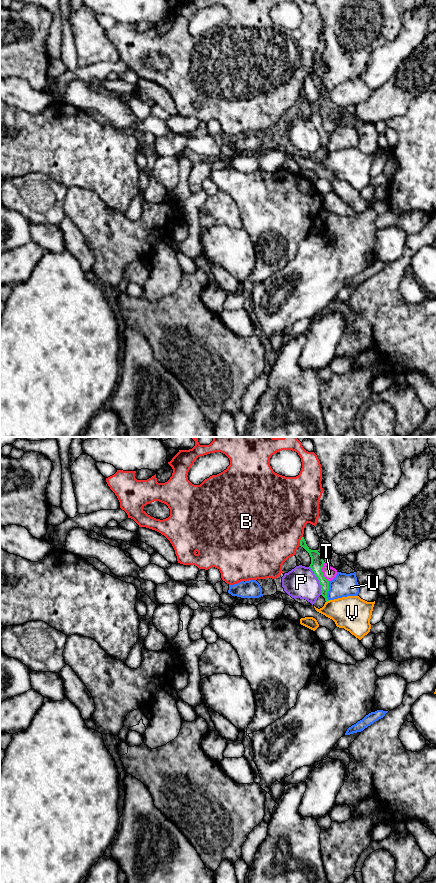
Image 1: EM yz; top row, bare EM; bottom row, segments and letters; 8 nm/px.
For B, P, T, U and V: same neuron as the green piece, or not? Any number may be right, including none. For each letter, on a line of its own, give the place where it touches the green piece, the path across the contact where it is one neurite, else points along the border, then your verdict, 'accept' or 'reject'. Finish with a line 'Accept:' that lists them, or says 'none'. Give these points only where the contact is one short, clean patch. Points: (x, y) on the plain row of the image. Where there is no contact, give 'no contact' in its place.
B: meets green in yz at (300, 93); reject
P: meets green in yz at (318, 131); reject
T: meets green in yz at (322, 124); border along yz (324, 114), (322, 127), (328, 133); reject
U: meets green in yz at (328, 142); reject
V: meets green in yz at (327, 152); border along yz (329, 152), (326, 154); reject
Accept: none

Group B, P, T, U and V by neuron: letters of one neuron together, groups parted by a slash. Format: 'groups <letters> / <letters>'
groups B / P / T / U / V

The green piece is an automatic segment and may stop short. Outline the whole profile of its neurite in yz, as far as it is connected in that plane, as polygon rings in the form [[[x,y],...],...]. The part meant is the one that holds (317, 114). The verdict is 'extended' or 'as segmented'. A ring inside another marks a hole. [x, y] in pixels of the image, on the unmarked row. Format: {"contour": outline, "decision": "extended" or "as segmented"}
{"contour": [[[304,89],[300,92],[300,98],[303,99],[311,109],[310,120],[314,124],[315,128],[319,132],[321,137],[321,147],[325,150],[325,153],[329,153],[327,150],[327,145],[329,143],[329,133],[323,128],[322,119],[324,117],[324,112],[322,107],[318,104],[318,102],[311,102],[304,91]]], "decision": "as segmented"}

